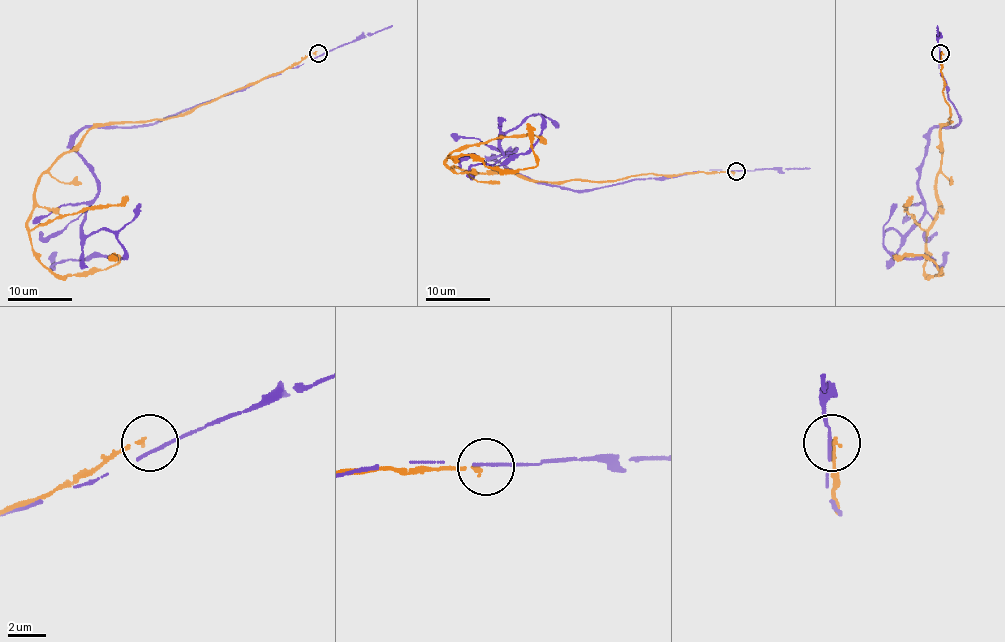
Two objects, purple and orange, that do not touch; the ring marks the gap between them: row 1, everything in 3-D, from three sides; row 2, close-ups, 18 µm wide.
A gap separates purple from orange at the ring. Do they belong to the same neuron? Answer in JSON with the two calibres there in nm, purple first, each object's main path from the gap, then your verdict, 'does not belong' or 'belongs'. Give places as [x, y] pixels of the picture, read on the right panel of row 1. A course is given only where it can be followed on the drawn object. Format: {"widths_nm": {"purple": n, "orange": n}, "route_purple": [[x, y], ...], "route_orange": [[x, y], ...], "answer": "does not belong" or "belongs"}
{"widths_nm": {"purple": 220, "orange": 180}, "route_purple": [[940, 55], [959, 121], [927, 141], [924, 217], [888, 230], [883, 246], [937, 266], [948, 251]], "route_orange": [[941, 51], [951, 121], [940, 131], [938, 212], [924, 271], [940, 271], [922, 256], [893, 258]], "answer": "does not belong"}

